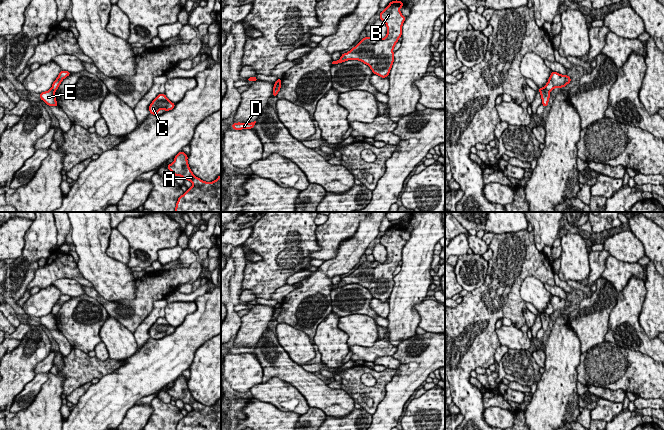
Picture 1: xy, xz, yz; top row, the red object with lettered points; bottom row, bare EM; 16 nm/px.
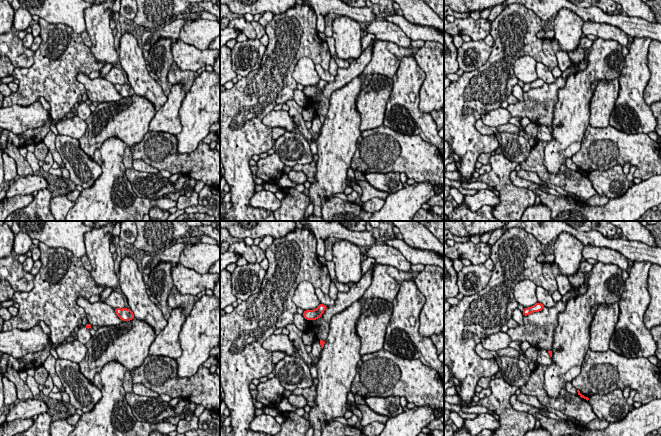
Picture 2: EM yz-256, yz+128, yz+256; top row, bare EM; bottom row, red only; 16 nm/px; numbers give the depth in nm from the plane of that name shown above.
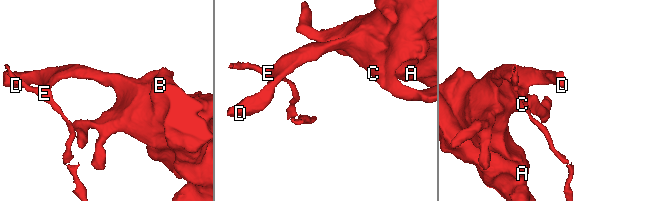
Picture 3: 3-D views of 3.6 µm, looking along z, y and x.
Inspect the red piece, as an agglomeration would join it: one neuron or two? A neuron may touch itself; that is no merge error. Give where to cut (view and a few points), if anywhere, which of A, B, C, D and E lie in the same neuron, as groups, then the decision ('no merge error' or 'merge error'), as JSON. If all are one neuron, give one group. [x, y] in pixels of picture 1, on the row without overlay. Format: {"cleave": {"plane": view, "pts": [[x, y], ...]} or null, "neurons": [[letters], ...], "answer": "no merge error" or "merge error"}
{"cleave": {"plane": "yz", "pts": [[549, 314], [541, 313], [539, 315]]}, "neurons": [["A", "B", "C", "D"], ["E"]], "answer": "merge error"}

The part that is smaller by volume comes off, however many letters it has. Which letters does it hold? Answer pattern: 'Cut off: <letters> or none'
Cut off: E

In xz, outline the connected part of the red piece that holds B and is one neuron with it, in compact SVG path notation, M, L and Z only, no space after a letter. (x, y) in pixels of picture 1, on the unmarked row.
M392 224L380 237L380 243L387 250L385 262L366 260L349 276L342 278L339 284L333 284L331 288L335 289L355 283L367 288L373 298L379 299L381 302L389 300L395 283L393 273L402 260L402 250L406 243L400 236L400 232L403 230L401 225Z

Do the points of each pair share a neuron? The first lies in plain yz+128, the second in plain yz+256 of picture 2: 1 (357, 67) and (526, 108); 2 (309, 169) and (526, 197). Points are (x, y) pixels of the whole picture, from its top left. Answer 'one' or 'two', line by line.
1: one
2: two

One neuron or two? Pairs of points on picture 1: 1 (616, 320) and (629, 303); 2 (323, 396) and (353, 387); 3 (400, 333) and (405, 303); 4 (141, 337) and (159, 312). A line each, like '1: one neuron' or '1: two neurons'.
1: one neuron
2: two neurons
3: one neuron
4: one neuron

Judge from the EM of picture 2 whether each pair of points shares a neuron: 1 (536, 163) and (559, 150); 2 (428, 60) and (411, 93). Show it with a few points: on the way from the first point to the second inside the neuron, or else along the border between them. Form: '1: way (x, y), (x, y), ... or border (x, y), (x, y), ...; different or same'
1: border (546, 141), (543, 165), (551, 173), (557, 174); different
2: border (414, 52), (414, 58), (425, 75), (419, 93); different

